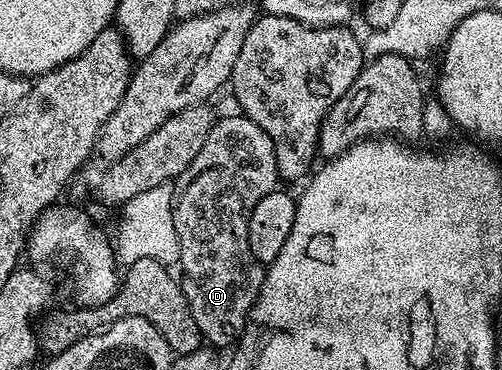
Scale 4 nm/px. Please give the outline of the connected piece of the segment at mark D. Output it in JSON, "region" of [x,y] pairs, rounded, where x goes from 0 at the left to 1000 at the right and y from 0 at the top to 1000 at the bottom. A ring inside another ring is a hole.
{"region":[[[468,305],[470,311],[454,311],[448,322],[432,319],[422,335],[418,359],[410,370],[410,384],[402,389],[402,405],[394,411],[394,424],[386,424],[386,435],[378,435],[378,446],[371,446],[371,457],[347,489],[347,524],[343,532],[343,573],[347,576],[347,619],[355,630],[355,662],[359,665],[357,730],[367,730],[363,741],[363,773],[371,792],[371,814],[378,814],[378,846],[386,846],[386,870],[394,876],[404,924],[420,932],[424,941],[440,943],[456,927],[456,932],[472,924],[474,908],[486,892],[494,849],[506,822],[514,792],[522,781],[522,759],[526,757],[528,724],[506,695],[506,684],[498,673],[498,641],[494,638],[494,600],[498,597],[498,576],[506,565],[506,554],[514,554],[514,543],[522,543],[522,532],[530,532],[530,522],[552,514],[554,476],[550,470],[550,416],[546,414],[546,392],[538,381],[534,362],[526,357],[514,335],[498,327],[492,311],[484,305]]]}

